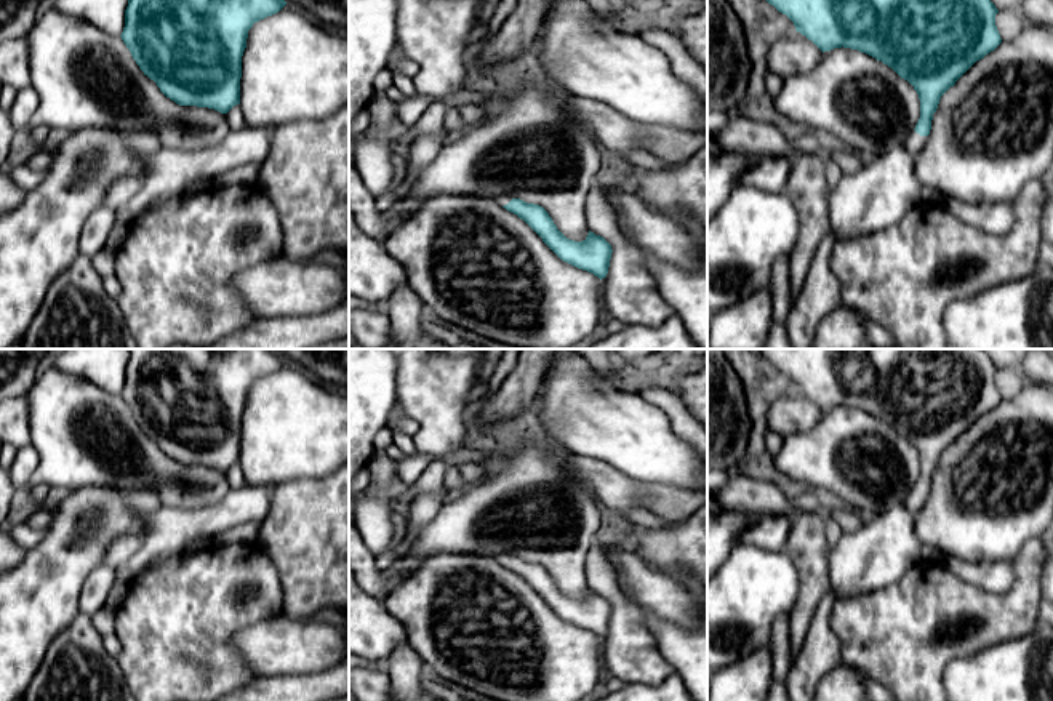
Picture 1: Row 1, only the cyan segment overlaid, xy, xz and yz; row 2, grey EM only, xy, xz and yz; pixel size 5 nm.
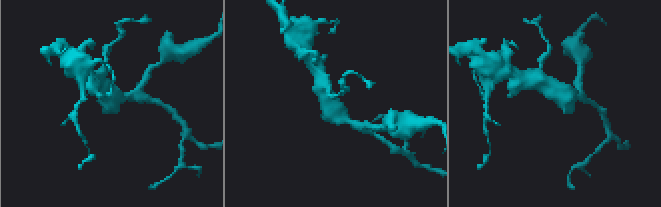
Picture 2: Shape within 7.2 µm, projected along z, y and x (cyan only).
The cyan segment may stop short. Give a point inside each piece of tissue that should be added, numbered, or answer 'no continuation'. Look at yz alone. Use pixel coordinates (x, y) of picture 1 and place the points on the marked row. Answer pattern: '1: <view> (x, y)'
1: yz (914, 143)

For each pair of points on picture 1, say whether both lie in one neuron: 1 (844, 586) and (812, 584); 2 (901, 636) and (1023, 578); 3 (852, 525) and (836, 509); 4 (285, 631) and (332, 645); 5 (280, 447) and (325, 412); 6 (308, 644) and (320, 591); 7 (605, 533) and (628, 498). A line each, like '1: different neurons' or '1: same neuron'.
1: different neurons
2: same neuron
3: same neuron
4: same neuron
5: same neuron
6: different neurons
7: different neurons

